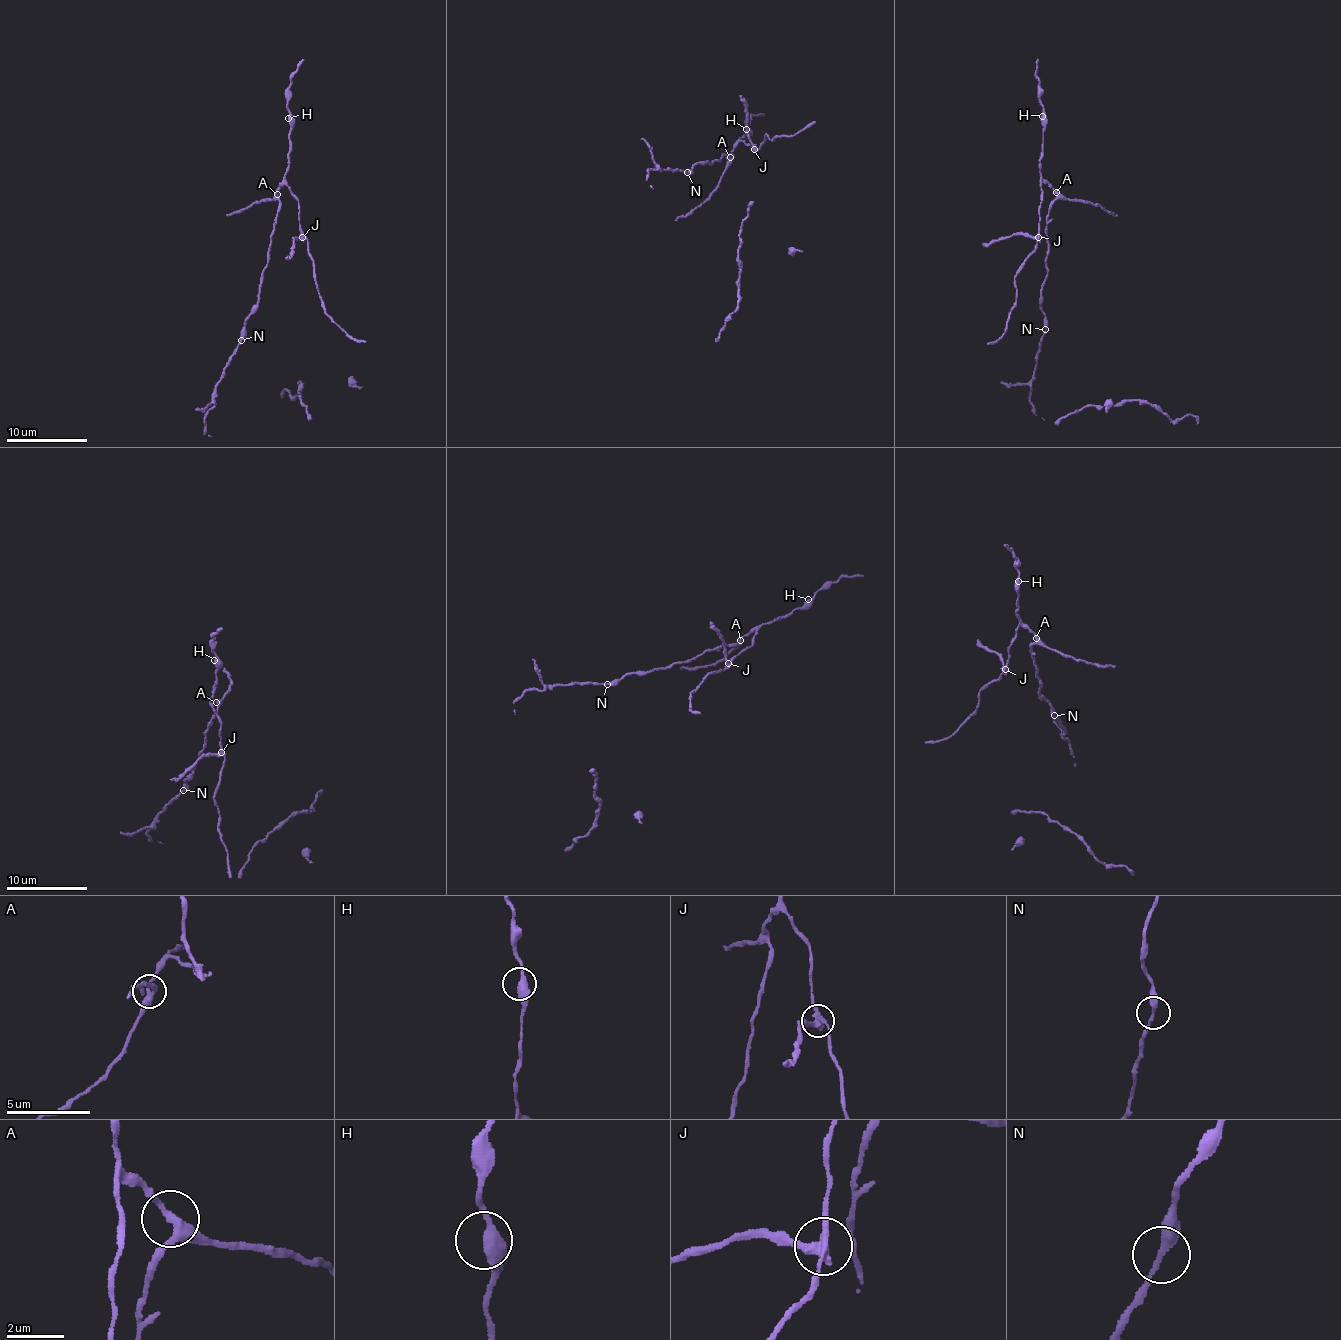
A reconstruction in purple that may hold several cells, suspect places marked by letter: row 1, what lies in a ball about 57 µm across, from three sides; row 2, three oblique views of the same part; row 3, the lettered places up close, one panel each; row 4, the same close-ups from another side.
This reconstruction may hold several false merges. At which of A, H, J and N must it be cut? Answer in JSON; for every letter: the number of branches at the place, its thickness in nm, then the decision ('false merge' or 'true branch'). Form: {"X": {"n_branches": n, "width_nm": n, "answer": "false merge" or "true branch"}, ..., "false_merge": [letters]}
{"A": {"n_branches": 3, "width_nm": 280, "answer": "true branch"}, "H": {"n_branches": 2, "width_nm": 400, "answer": "true branch"}, "J": {"n_branches": 3, "width_nm": 280, "answer": "false merge"}, "N": {"n_branches": 2, "width_nm": 280, "answer": "true branch"}, "false_merge": ["J"]}

